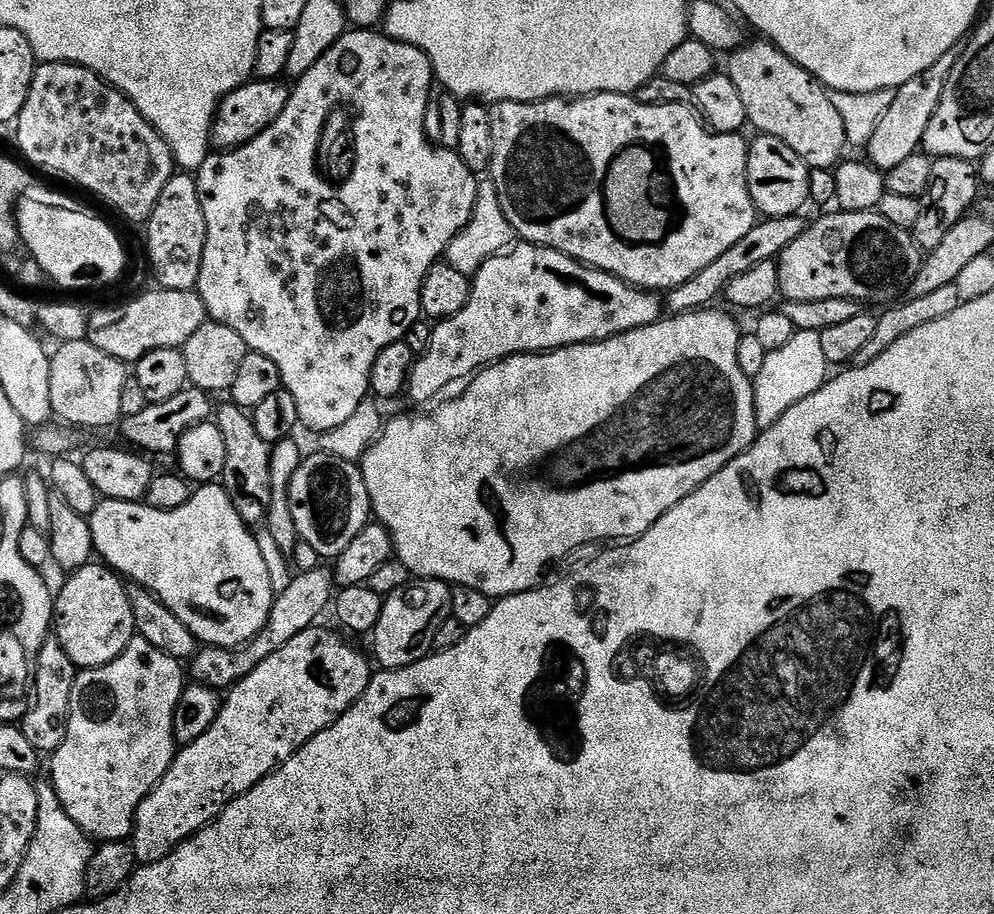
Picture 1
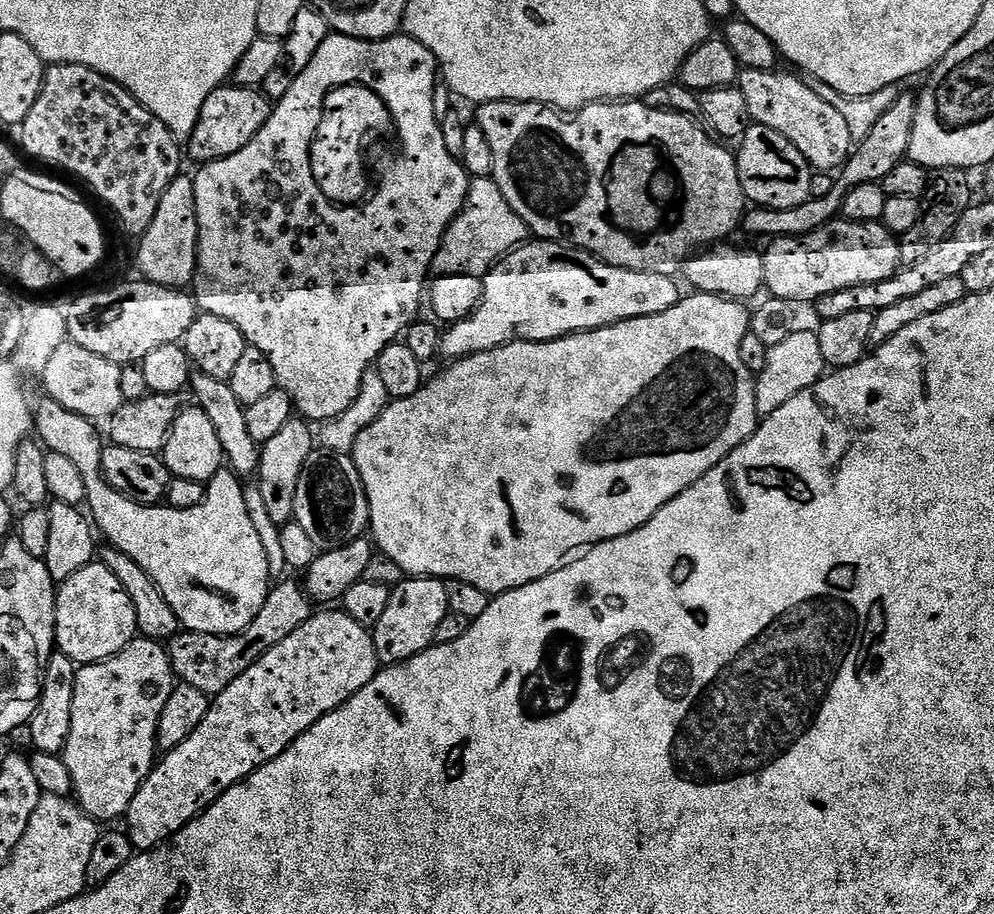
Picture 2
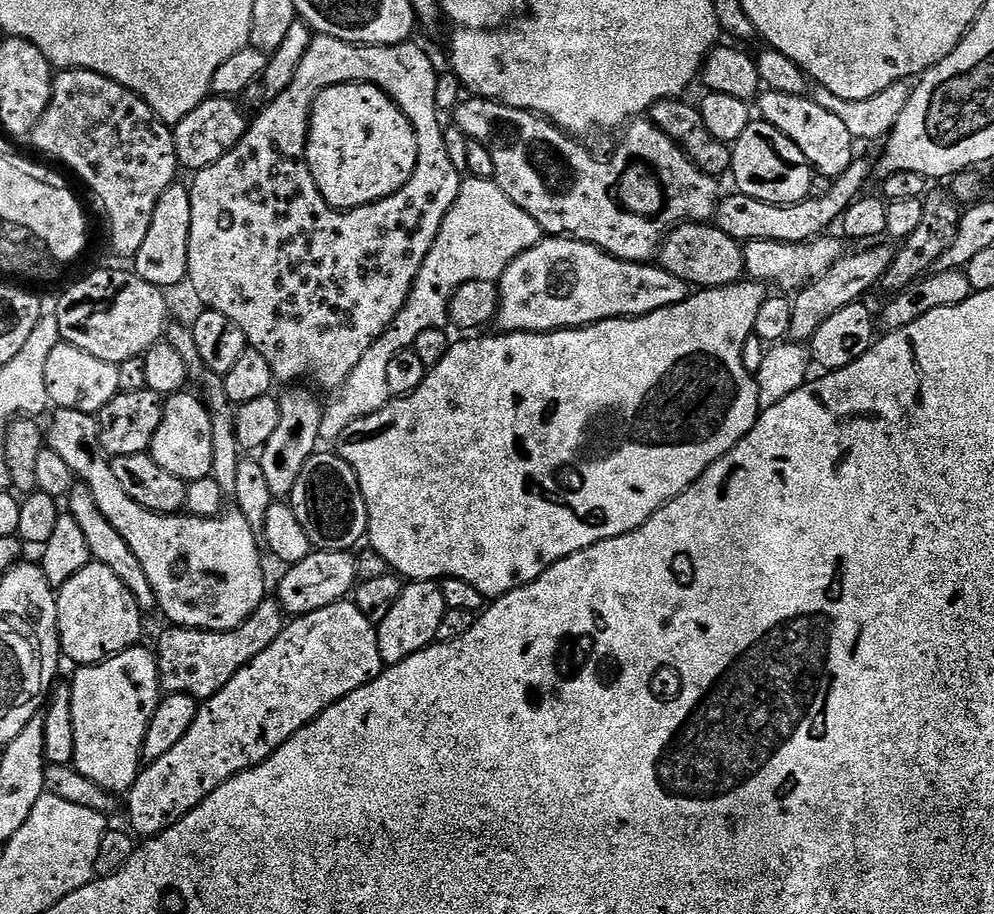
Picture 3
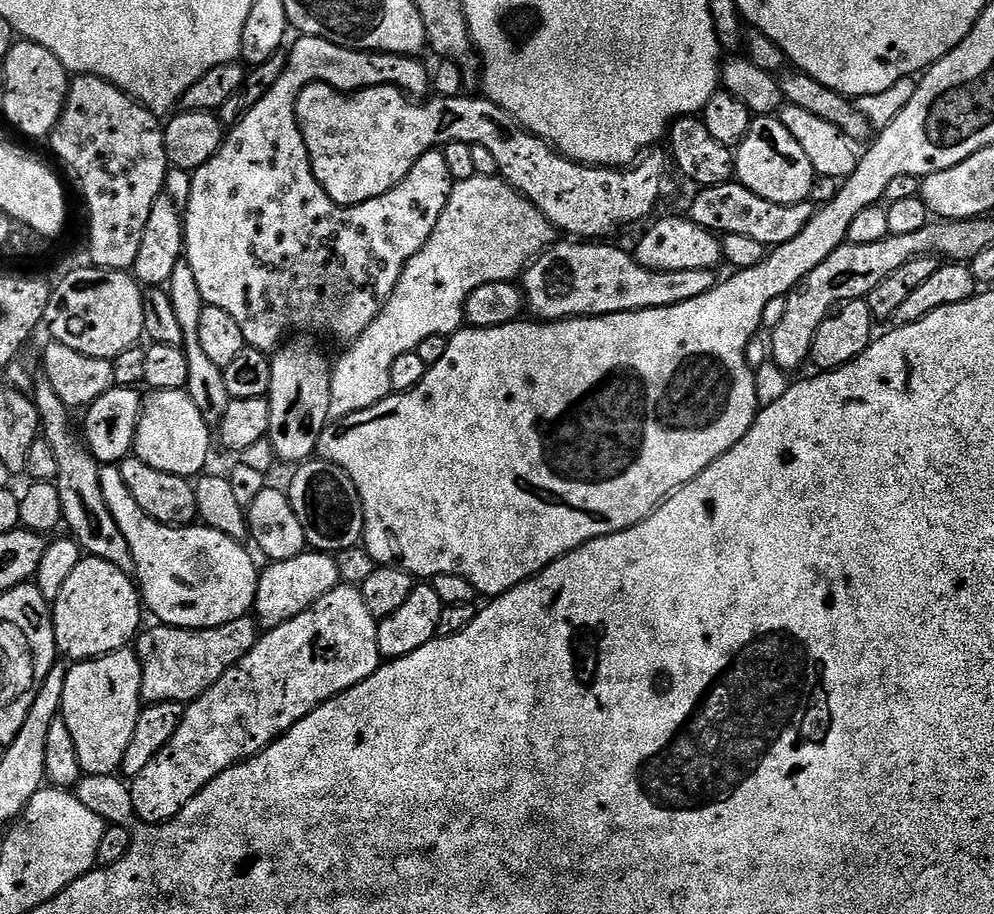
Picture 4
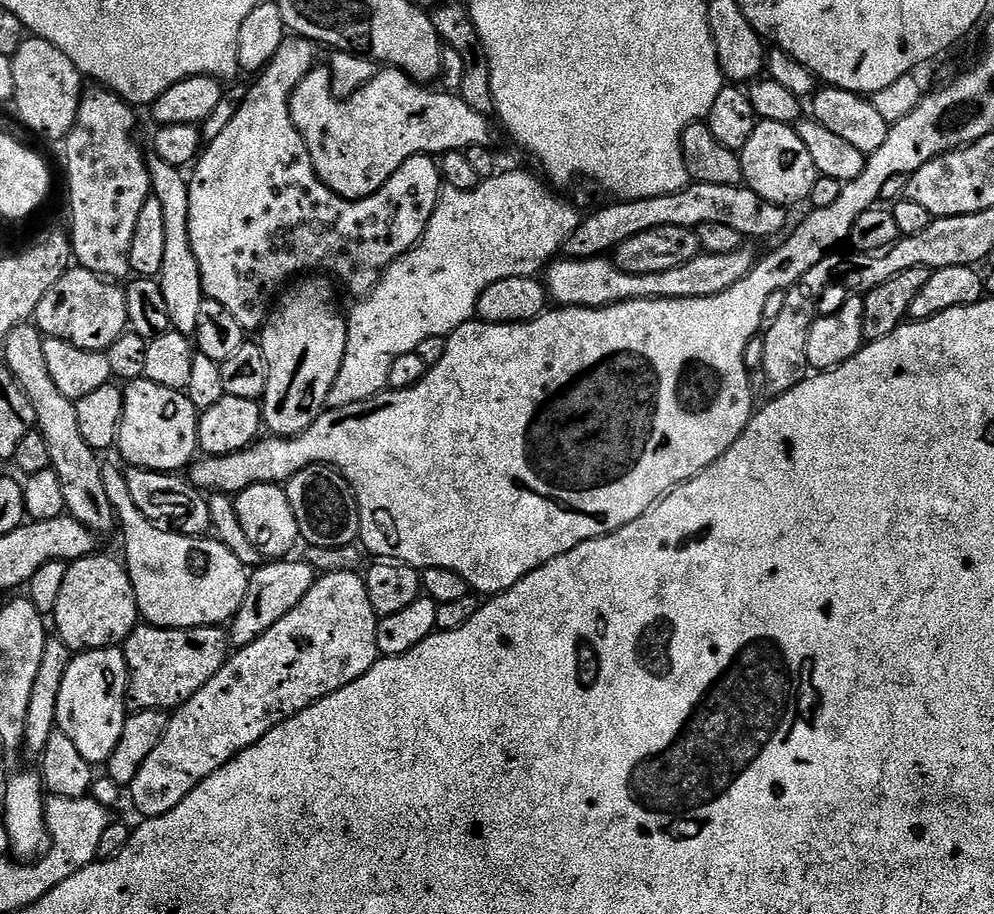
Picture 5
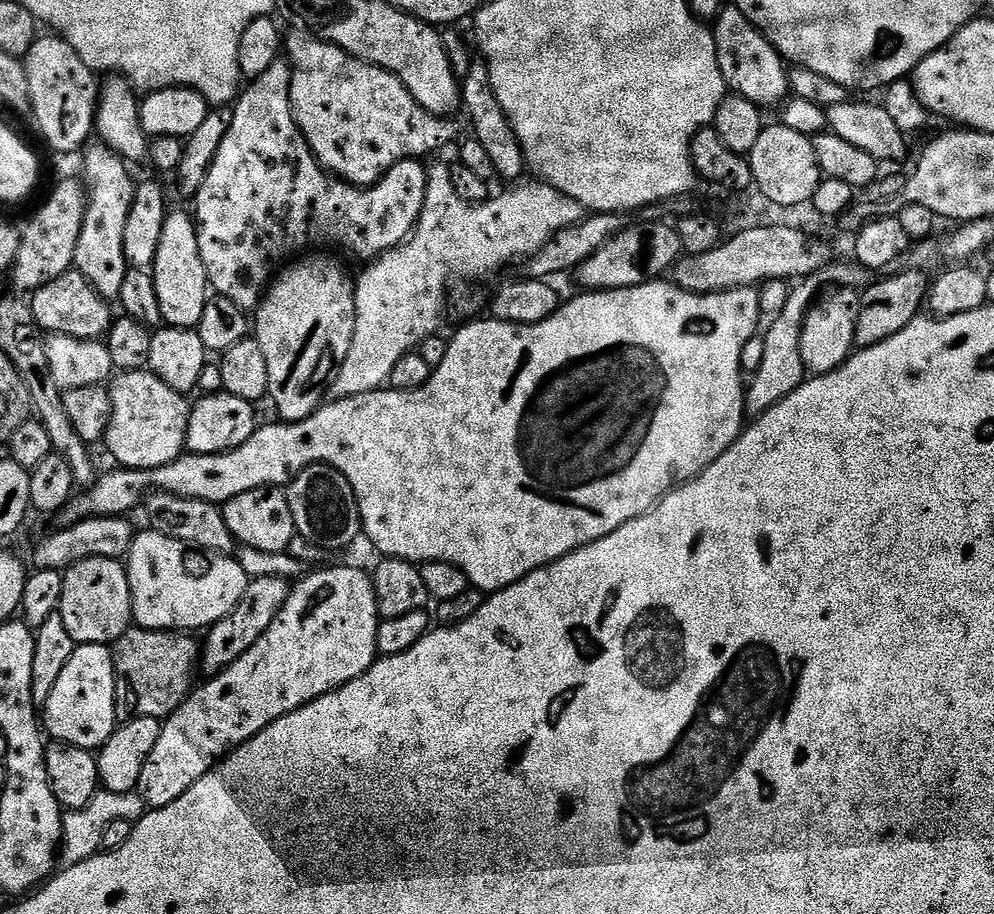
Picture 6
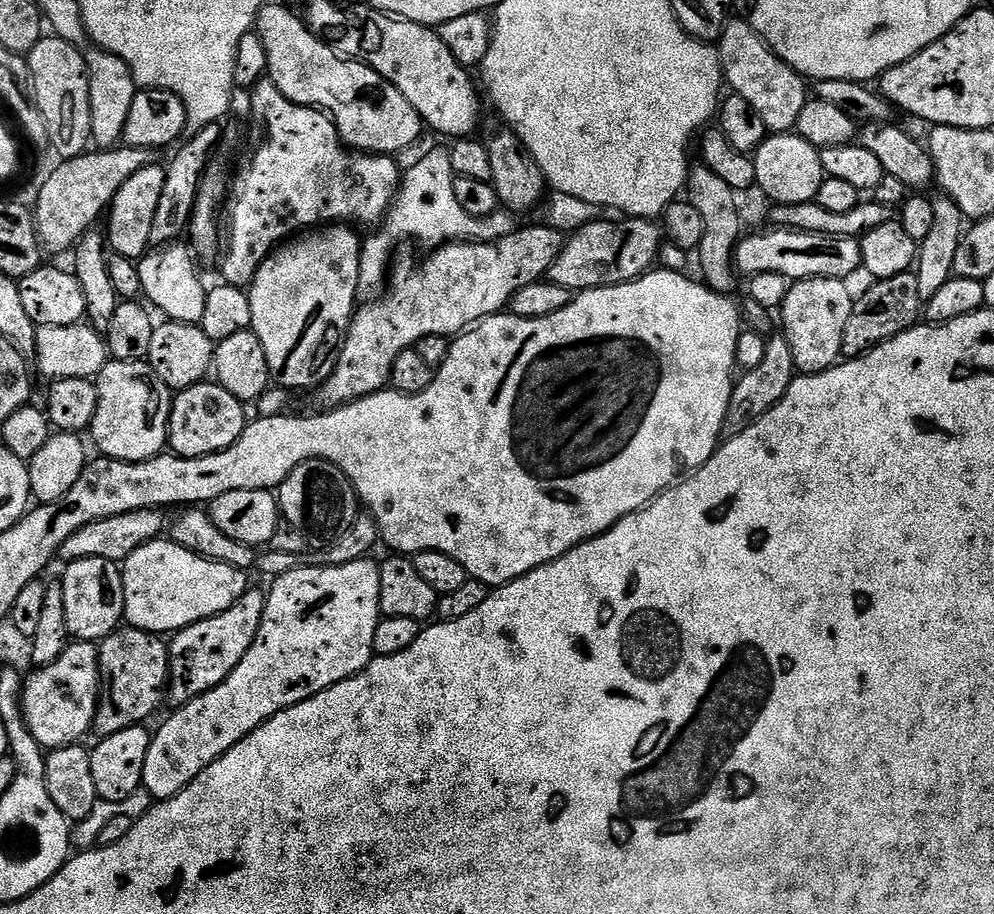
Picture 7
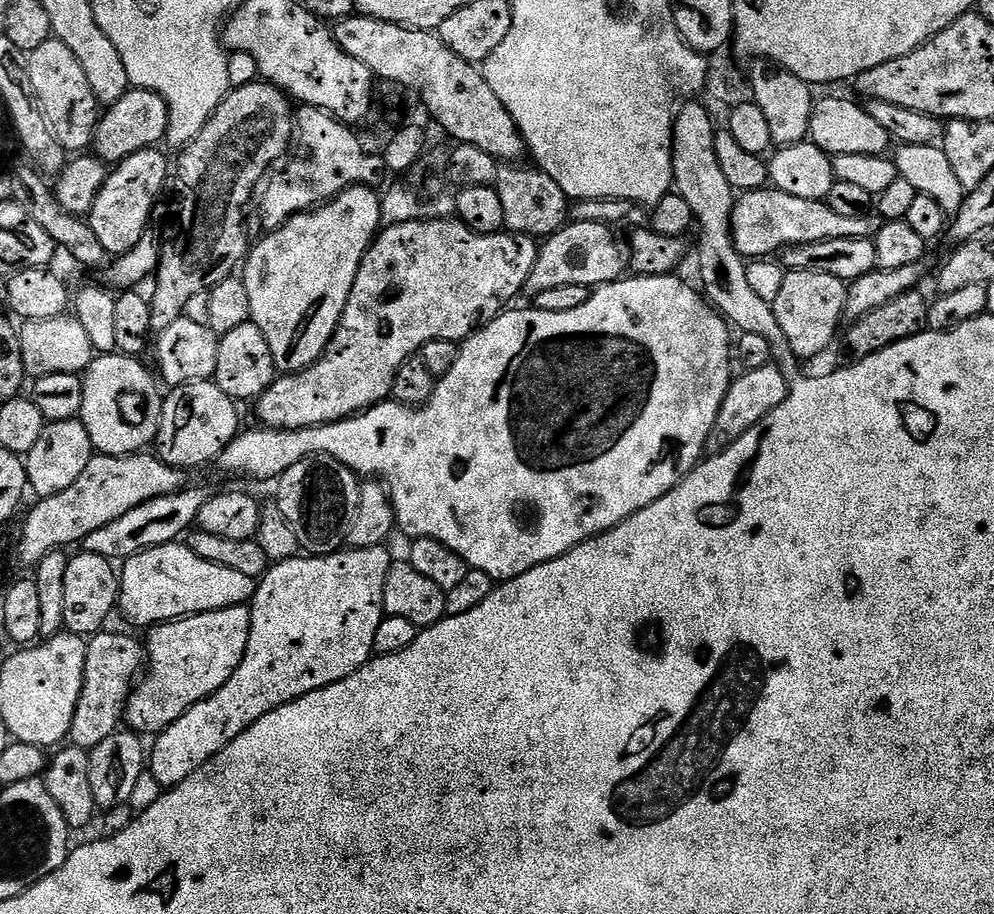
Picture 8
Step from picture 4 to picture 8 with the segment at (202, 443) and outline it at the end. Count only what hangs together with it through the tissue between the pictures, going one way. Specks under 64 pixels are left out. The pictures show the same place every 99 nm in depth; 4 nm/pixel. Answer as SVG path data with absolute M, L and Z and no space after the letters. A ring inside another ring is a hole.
M100 354L82 373L82 410L78 418L86 426L86 434L90 434L92 447L99 455L135 456L143 453L147 444L155 445L164 396L153 369L148 369L144 362L135 356Z

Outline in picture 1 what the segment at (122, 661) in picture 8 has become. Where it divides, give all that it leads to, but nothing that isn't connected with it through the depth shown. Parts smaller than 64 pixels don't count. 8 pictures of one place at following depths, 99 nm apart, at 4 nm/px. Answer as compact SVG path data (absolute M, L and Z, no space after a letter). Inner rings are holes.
M321 566L309 572L296 572L290 586L282 593L274 596L270 618L255 638L241 648L213 648L204 646L197 651L190 661L190 676L197 684L205 684L217 690L227 690L242 679L246 674L253 672L260 663L270 654L282 650L290 638L298 638L302 630L313 627L316 620L324 611L329 611L334 600L334 572L331 567Z

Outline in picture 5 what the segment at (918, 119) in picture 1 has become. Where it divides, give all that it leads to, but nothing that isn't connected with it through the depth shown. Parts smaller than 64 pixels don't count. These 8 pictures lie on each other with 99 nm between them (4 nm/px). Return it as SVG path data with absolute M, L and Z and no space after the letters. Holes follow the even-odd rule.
M692 182L687 188L674 194L641 200L617 199L608 203L612 204L598 209L593 216L585 215L581 219L578 230L574 230L574 234L570 234L570 238L564 243L565 257L574 260L607 257L615 253L616 248L626 242L626 238L646 234L646 230L658 230L658 226L682 226L695 230L706 222L714 222L721 226L730 226L745 238L752 239L753 236L756 240L763 236L779 237L789 227L789 209L785 205L766 202L747 186L706 186Z

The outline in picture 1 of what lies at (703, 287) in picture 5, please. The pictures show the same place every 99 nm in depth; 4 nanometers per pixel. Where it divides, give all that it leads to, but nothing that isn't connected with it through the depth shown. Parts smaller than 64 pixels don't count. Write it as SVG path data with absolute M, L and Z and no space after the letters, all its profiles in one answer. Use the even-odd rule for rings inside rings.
M520 242L499 256L491 256L476 271L466 306L458 310L456 316L441 320L433 327L427 352L415 361L408 375L406 396L416 404L424 404L434 399L447 384L456 384L464 379L467 381L480 369L511 356L552 352L555 348L568 348L572 344L608 340L623 332L657 324L661 319L662 300L657 293L634 288L617 276L591 268L589 264L580 264L553 248Z

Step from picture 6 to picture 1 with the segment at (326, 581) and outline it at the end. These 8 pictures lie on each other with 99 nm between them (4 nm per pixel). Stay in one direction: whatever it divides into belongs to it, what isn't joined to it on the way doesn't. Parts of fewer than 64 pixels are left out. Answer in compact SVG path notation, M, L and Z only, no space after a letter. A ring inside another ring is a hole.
M320 627L302 630L298 638L290 638L282 650L237 680L227 689L214 726L198 742L177 751L162 782L136 811L130 843L140 864L166 858L232 800L286 763L314 734L331 726L368 689L374 675L369 657L351 648L339 631Z

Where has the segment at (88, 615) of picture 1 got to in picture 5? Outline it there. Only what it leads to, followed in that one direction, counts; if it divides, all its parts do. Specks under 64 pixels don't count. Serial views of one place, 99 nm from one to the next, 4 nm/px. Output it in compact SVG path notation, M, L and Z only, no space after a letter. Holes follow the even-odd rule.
M100 555L84 556L68 564L58 606L50 613L51 619L56 619L55 635L74 654L123 645L141 619L127 567L119 559Z

